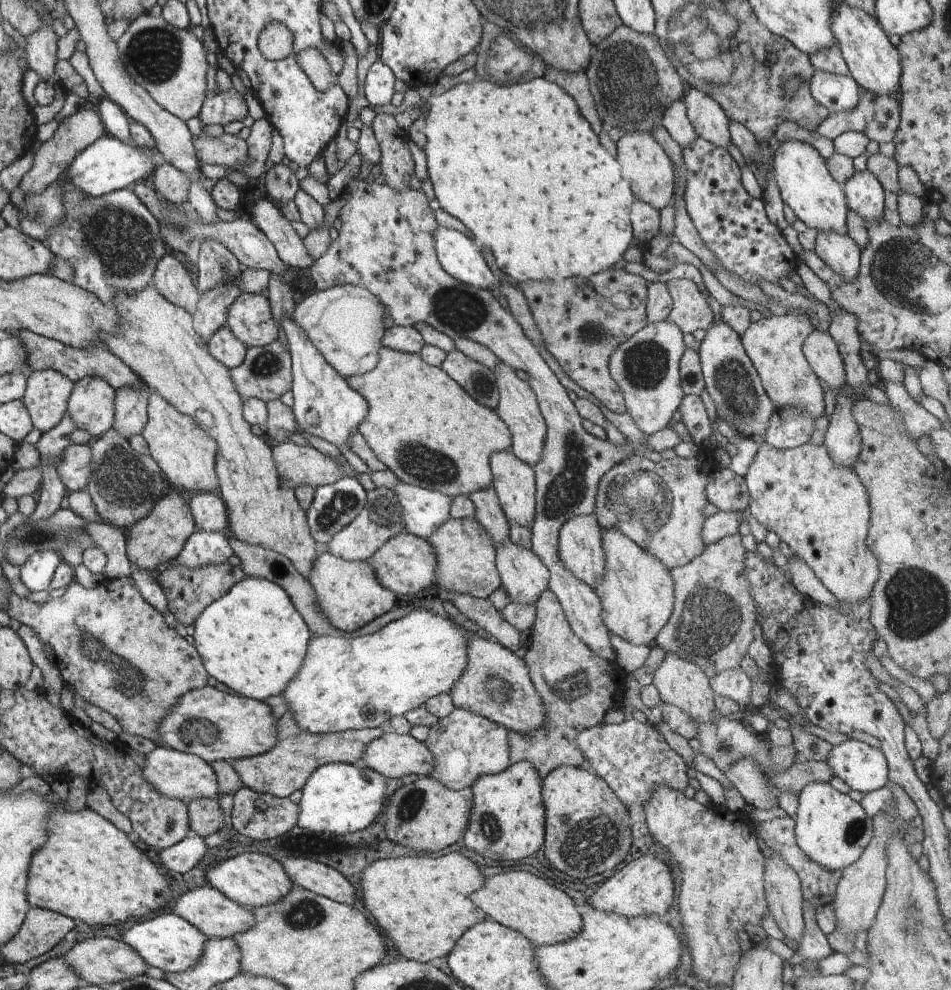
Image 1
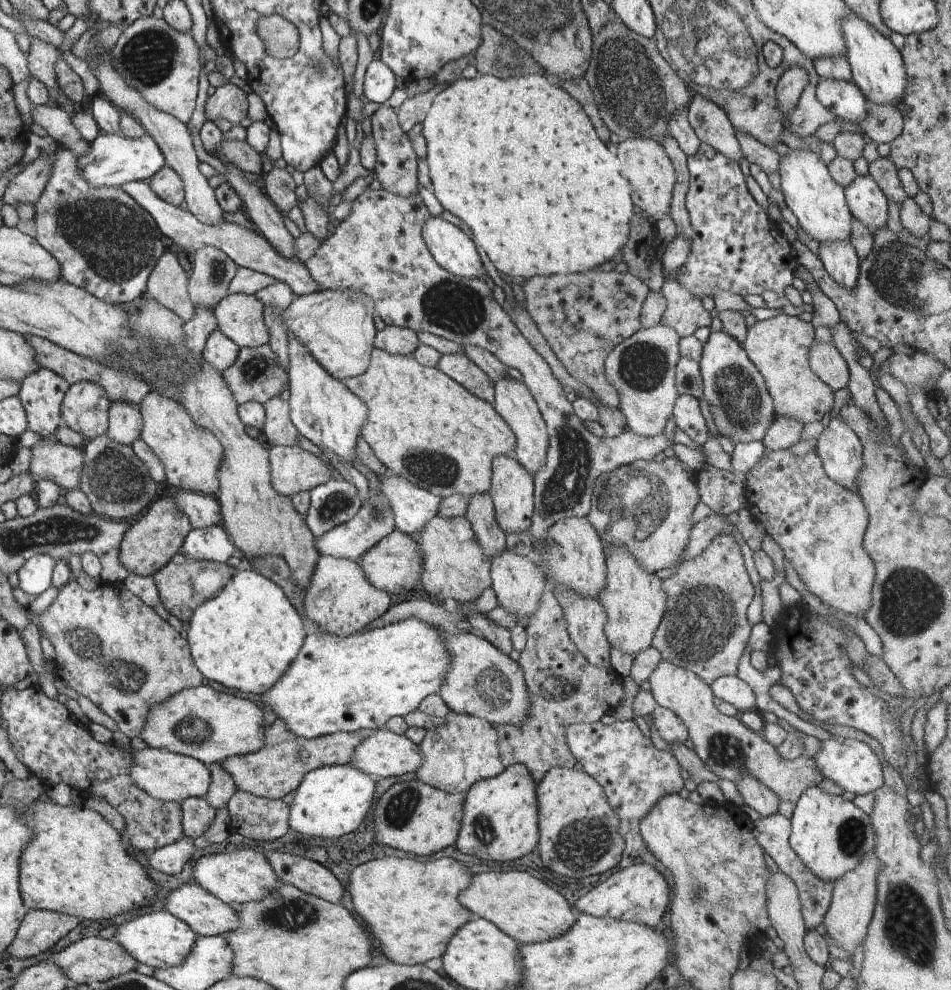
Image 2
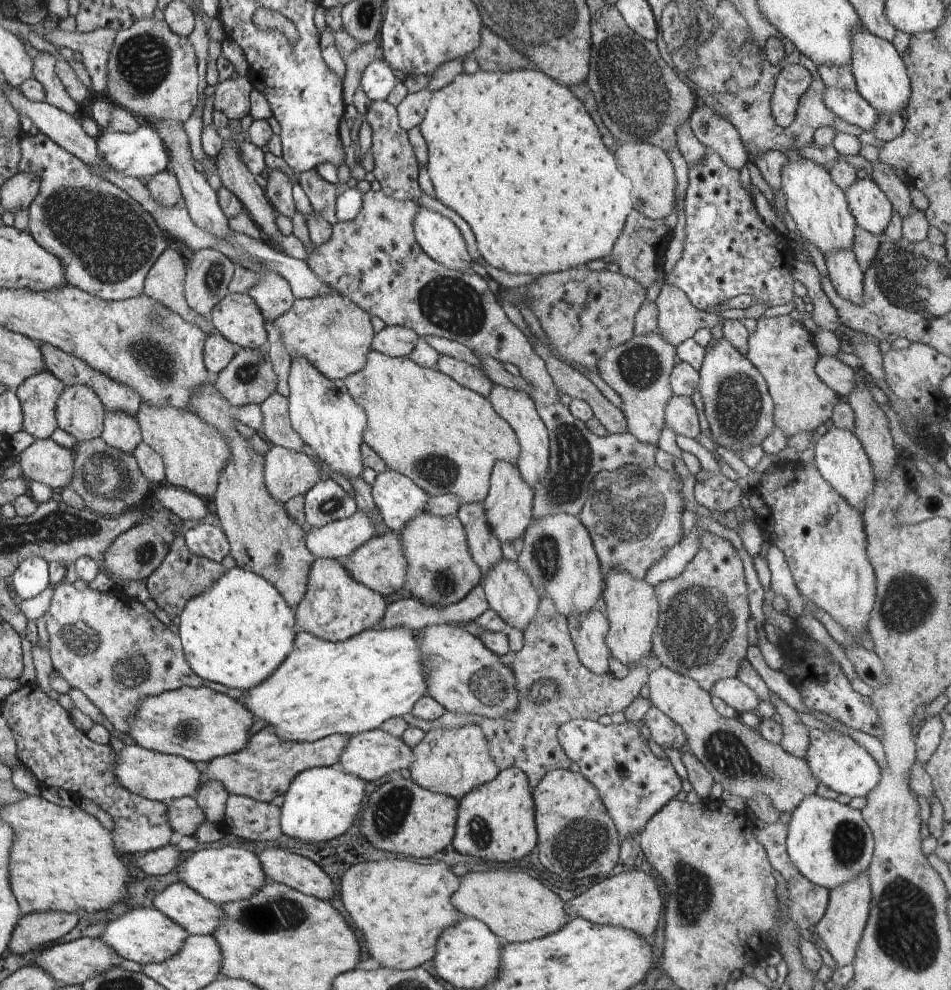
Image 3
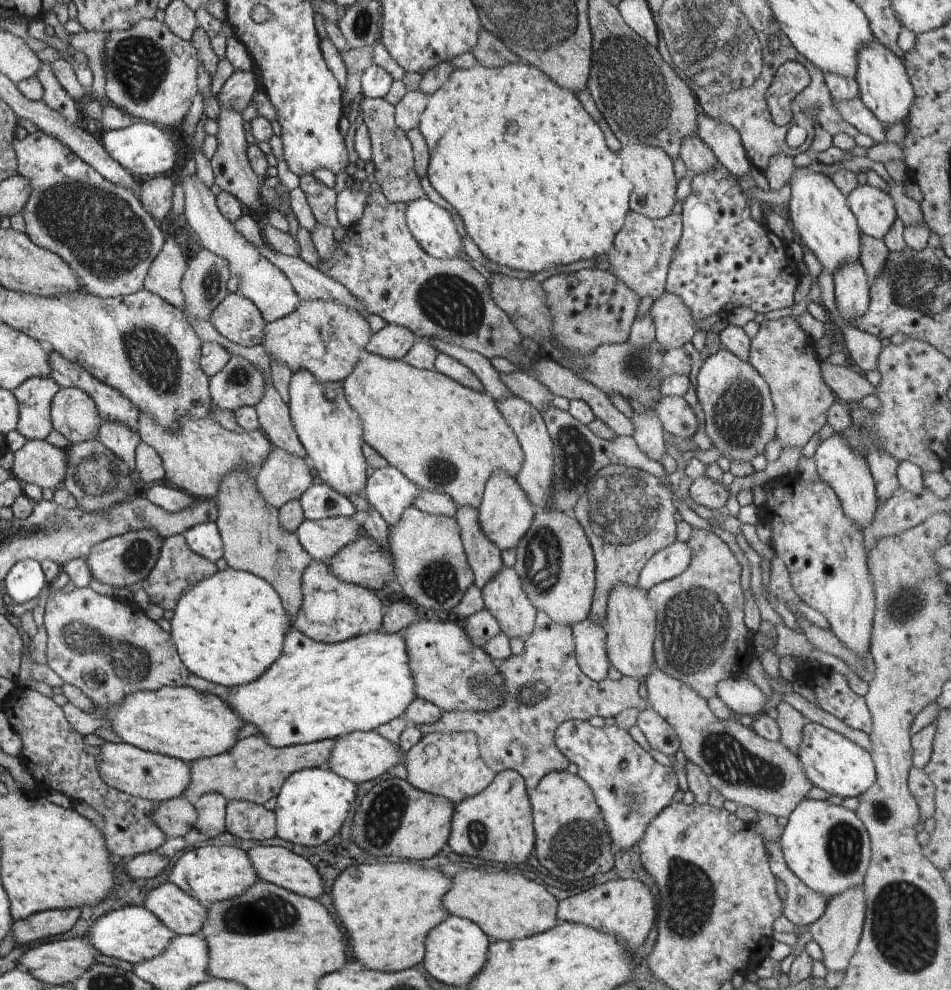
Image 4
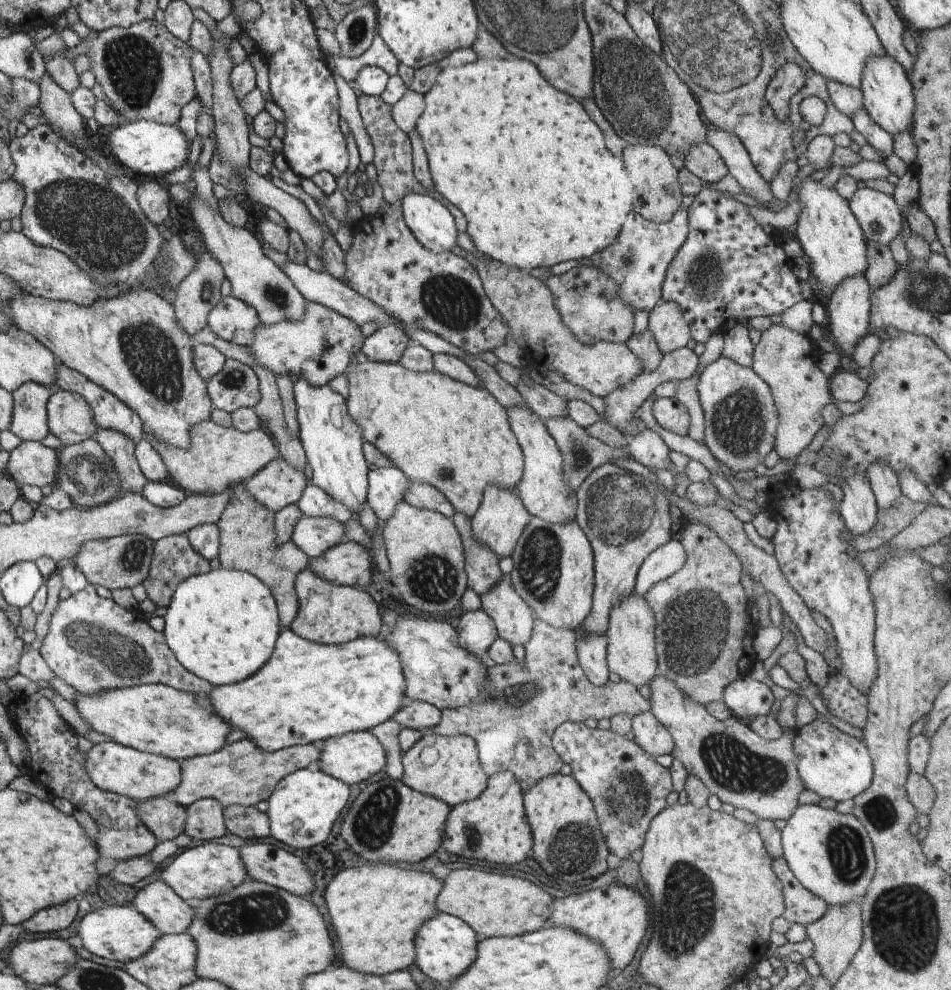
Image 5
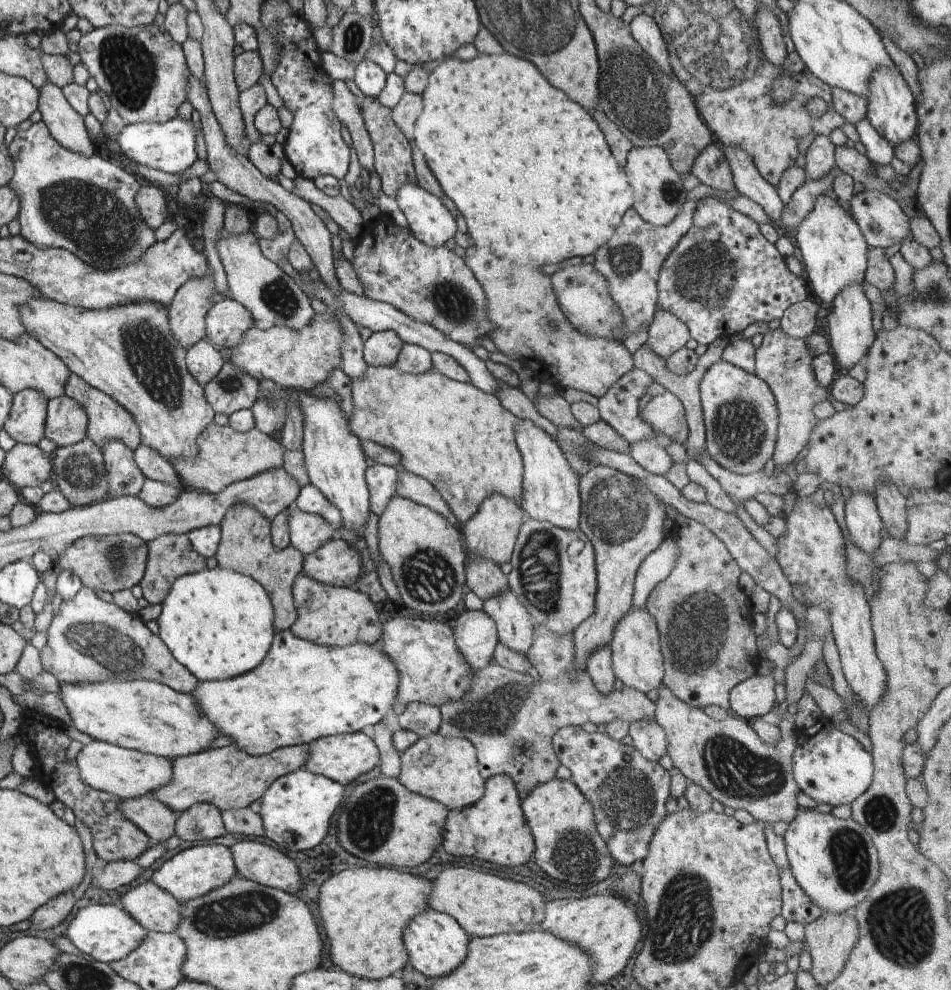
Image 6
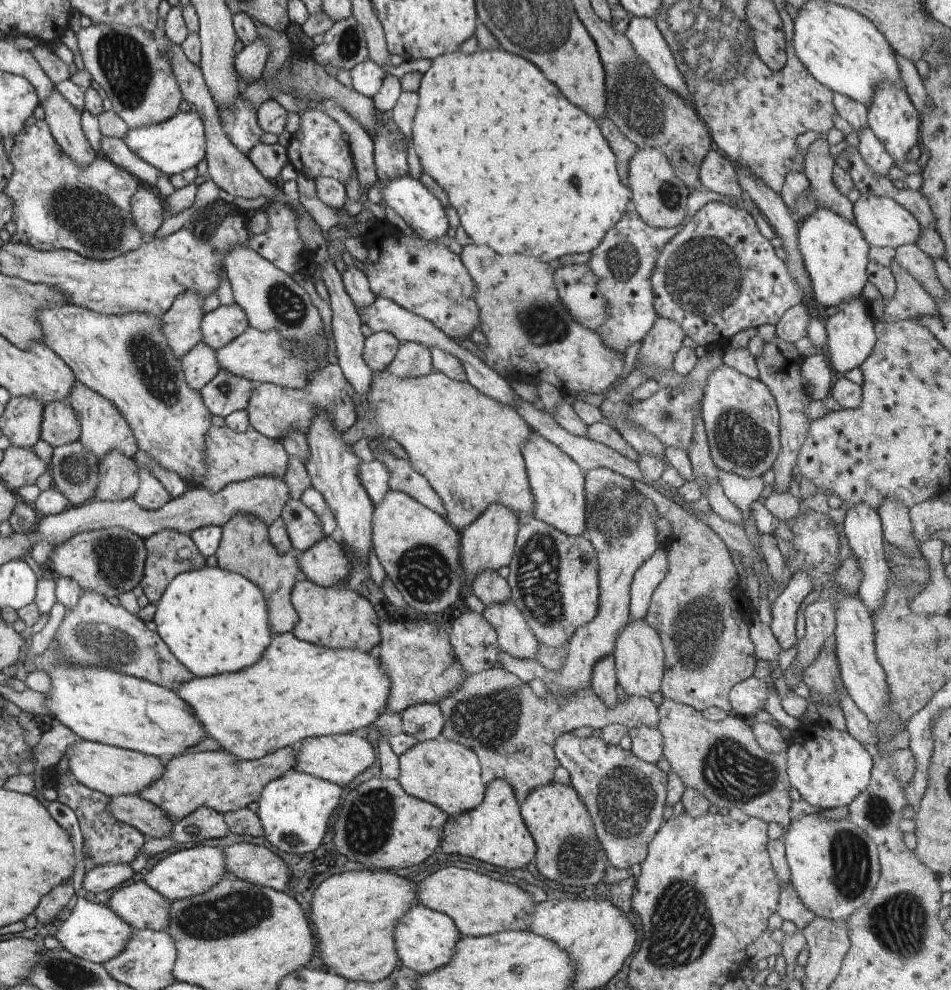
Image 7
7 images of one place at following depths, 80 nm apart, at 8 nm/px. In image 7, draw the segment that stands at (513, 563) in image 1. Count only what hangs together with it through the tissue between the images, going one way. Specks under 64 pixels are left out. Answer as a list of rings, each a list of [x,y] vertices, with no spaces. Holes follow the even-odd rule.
[[[512,598],[505,603],[485,605],[482,613],[496,629],[500,650],[519,659],[534,660],[539,642],[527,623],[526,617],[520,612]]]

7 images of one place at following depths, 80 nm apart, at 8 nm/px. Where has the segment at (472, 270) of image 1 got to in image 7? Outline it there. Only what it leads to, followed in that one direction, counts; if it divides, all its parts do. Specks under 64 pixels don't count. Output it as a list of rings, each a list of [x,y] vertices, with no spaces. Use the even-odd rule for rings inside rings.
[[[404,175],[384,185],[380,184],[380,187],[382,199],[386,200],[388,206],[393,208],[405,220],[415,236],[427,241],[435,241],[440,236],[447,234],[449,223],[443,204],[419,179]]]

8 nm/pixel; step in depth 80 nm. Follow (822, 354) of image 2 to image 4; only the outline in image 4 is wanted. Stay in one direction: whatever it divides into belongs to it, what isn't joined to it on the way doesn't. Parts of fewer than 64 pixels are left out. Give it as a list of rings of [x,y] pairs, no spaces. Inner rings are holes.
[[[821,361],[821,375],[840,402],[858,401],[868,395],[876,395],[876,387],[854,365],[834,365]]]

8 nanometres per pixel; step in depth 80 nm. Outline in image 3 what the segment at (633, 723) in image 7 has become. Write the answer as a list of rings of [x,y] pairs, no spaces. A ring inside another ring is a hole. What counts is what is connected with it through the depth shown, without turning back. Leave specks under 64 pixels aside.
[[[548,597],[541,598],[535,617],[528,623],[527,628],[523,630],[523,634],[525,643],[520,651],[515,652],[516,655],[511,665],[518,693],[517,709],[515,711],[497,719],[487,719],[478,715],[461,715],[460,713],[445,711],[437,719],[424,720],[415,717],[412,713],[408,713],[405,716],[405,721],[408,726],[421,728],[423,731],[437,728],[453,729],[470,723],[480,725],[487,738],[490,754],[498,768],[504,770],[510,767],[517,767],[523,770],[528,777],[529,786],[533,790],[540,784],[540,781],[549,770],[569,769],[572,764],[558,740],[558,729],[562,724],[572,719],[598,720],[602,714],[610,714],[615,710],[624,711],[639,695],[640,688],[647,682],[649,673],[646,662],[650,658],[656,658],[656,656],[652,652],[650,656],[638,661],[635,667],[630,668],[629,675],[622,679],[616,678],[610,672],[603,675],[594,674],[581,664],[569,633],[567,618],[557,611],[557,608]]]

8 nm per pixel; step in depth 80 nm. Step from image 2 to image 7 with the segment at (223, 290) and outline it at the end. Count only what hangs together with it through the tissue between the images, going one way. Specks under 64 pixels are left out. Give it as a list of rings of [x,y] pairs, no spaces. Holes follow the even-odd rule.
[[[185,291],[161,317],[163,333],[172,352],[180,359],[203,340],[204,297]]]

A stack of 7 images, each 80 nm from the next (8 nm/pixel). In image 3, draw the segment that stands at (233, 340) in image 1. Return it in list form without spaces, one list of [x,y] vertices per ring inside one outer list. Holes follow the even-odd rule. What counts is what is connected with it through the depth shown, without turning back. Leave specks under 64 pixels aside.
[[[214,330],[206,340],[206,347],[203,349],[203,361],[210,371],[211,377],[215,377],[222,372],[234,355],[237,353],[238,346],[226,340],[222,334]]]

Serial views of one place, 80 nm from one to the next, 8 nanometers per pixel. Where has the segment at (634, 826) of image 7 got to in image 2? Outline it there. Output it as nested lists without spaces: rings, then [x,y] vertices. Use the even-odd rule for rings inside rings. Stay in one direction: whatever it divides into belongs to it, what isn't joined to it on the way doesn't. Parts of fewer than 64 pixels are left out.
[[[633,719],[616,720],[609,725],[600,721],[570,725],[565,730],[565,740],[577,762],[604,787],[620,820],[640,823],[662,797],[678,793],[684,787],[685,780],[680,775],[682,768],[673,752],[656,748]]]

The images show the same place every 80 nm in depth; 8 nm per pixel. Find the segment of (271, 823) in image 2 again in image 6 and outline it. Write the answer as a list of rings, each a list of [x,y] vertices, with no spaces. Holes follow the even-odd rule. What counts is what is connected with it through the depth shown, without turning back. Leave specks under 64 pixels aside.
[[[250,807],[221,811],[221,815],[228,833],[254,838],[262,838],[265,835],[260,813],[254,812]]]

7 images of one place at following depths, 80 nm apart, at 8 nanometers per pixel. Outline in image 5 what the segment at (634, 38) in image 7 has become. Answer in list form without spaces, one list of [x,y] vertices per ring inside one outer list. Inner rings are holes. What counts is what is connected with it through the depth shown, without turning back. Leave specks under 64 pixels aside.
[[[627,2],[623,15],[644,44],[650,50],[662,54],[663,40],[660,38],[654,14],[648,13],[642,2]]]

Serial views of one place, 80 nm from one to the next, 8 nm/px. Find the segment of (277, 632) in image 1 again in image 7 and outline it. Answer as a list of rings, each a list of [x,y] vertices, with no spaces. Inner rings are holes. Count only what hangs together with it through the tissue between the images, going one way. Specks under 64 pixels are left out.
[[[204,566],[200,570],[178,574],[156,606],[158,609],[153,621],[157,633],[172,654],[196,677],[213,677],[247,669],[260,660],[273,639],[269,608],[260,588],[244,575],[220,567]]]

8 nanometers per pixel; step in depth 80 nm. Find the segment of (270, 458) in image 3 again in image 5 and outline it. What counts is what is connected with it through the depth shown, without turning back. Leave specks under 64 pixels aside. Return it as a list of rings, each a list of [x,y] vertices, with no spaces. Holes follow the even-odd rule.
[[[280,456],[249,478],[245,489],[261,502],[261,505],[278,512],[285,506],[297,503],[309,484],[308,471],[293,467]]]

